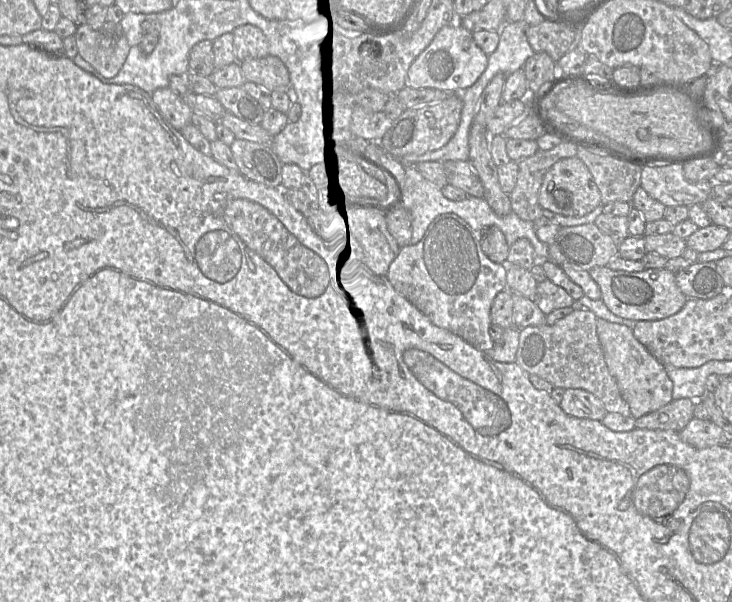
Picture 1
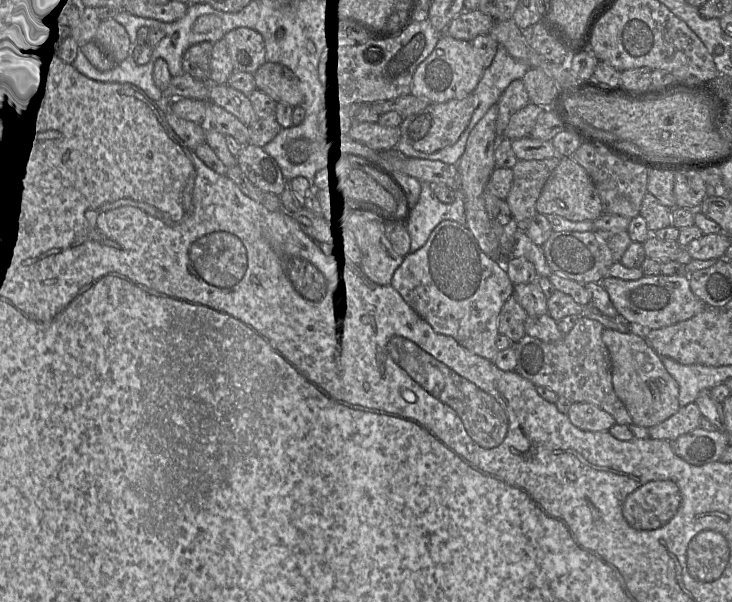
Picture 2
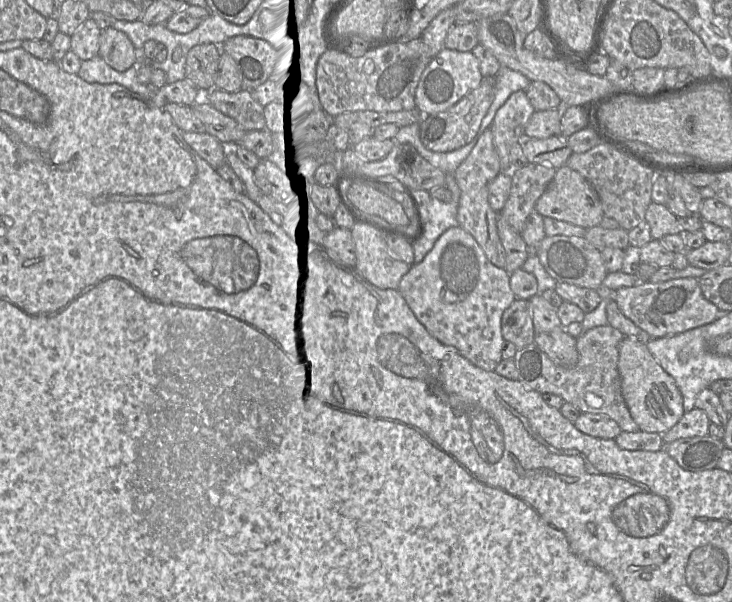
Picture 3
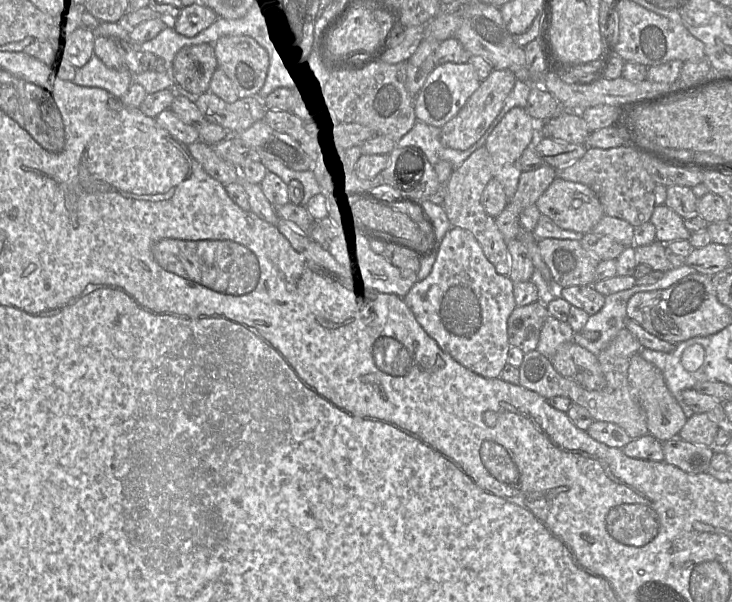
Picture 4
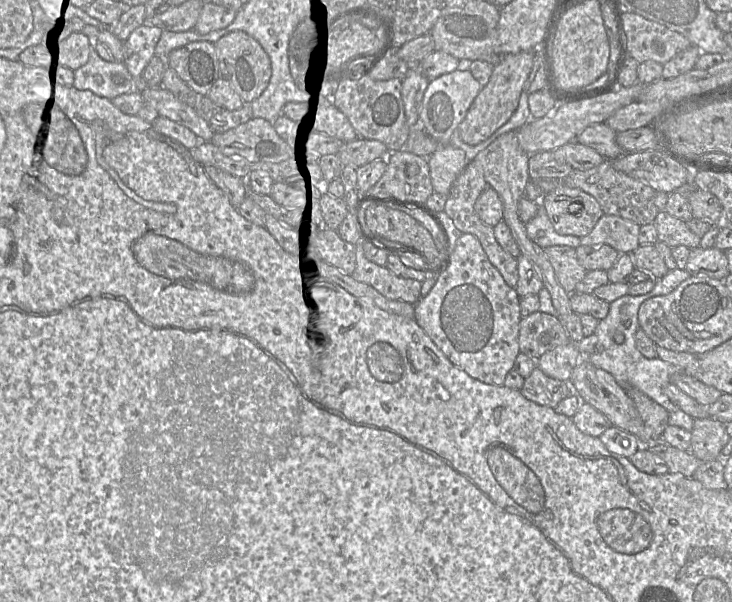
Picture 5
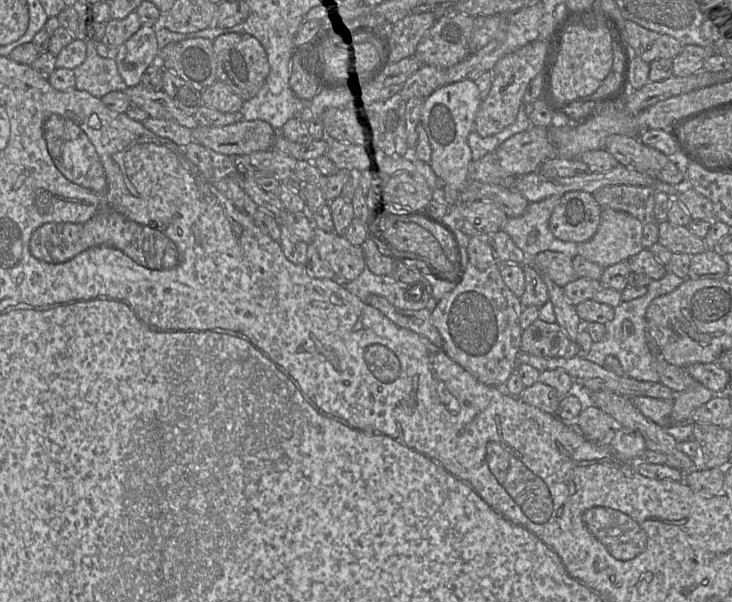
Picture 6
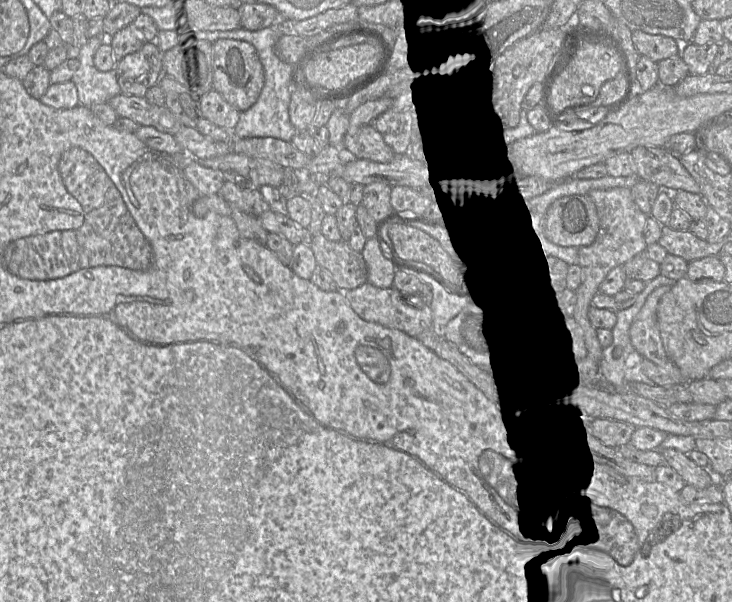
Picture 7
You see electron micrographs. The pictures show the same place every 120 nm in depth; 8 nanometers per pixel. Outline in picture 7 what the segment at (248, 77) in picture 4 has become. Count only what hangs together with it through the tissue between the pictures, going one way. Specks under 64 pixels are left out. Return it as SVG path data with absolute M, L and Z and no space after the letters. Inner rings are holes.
M219 39L213 44L213 58L214 91L240 112L250 108L258 99L265 78L255 47L246 41Z

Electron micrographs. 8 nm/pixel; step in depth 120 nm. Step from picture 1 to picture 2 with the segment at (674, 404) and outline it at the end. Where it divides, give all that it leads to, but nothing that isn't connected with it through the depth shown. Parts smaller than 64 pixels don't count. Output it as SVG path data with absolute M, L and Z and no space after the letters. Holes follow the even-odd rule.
M695 402L689 403L671 417L658 425L648 428L649 435L653 439L675 441L684 435L700 427L700 409Z

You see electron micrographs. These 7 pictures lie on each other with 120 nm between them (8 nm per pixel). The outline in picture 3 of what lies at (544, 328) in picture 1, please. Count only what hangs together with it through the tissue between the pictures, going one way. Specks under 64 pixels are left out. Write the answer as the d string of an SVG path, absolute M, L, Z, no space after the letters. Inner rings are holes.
M608 324L583 332L576 338L579 359L573 367L555 364L536 344L529 344L518 349L514 357L518 380L540 394L560 396L581 413L605 415L615 421L624 432L637 432L639 427L633 421L622 396L618 371L619 344L624 337L618 329Z

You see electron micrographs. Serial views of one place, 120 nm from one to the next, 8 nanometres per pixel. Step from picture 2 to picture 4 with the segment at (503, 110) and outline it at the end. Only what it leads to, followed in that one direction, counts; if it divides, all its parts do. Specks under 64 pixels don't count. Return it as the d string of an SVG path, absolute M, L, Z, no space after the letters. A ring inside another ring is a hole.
M526 108L511 109L497 125L486 142L492 160L492 174L504 186L508 201L514 196L522 173L520 157L524 150L538 139L538 124Z

